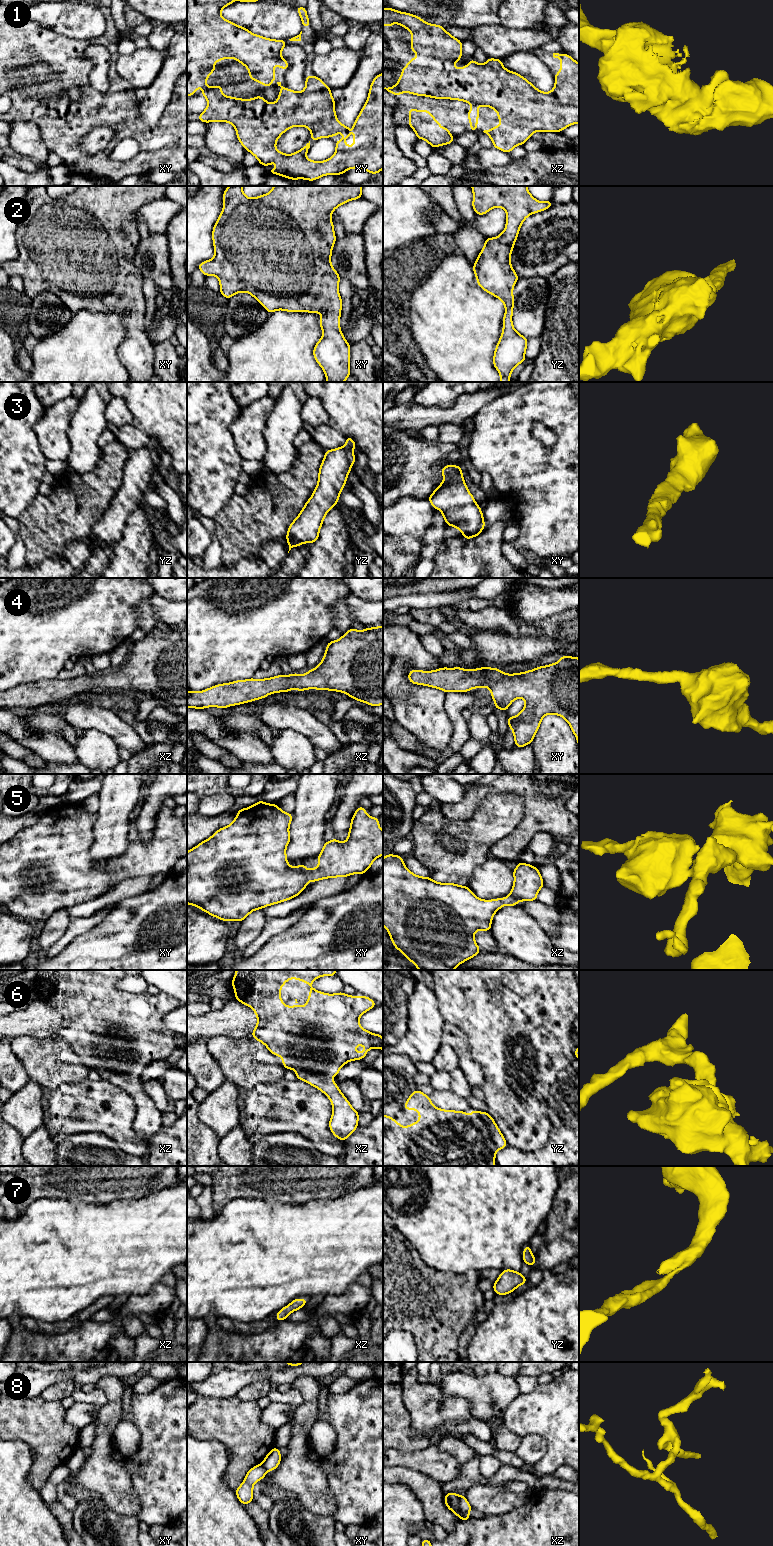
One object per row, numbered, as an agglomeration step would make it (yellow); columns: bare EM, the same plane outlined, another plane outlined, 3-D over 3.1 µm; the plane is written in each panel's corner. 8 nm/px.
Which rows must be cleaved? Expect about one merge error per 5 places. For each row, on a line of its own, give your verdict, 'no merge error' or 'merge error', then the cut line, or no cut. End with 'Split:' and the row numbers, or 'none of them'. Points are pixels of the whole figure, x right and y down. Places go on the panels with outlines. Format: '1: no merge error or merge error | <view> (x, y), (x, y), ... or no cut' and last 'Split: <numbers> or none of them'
1: no merge error | no cut
2: no merge error | no cut
3: no merge error | no cut
4: no merge error | no cut
5: no merge error | no cut
6: no merge error | no cut
7: no merge error | no cut
8: merge error | xz (460, 1496), (460, 1513), (458, 1515)
Split: 8

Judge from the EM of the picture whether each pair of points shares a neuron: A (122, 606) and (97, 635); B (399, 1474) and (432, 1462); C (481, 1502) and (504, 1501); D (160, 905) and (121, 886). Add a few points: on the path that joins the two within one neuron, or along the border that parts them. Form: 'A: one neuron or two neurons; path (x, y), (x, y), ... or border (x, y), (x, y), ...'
A: one neuron; path (115, 613), (104, 628)
B: two neurons; border (393, 1466), (404, 1466), (418, 1470), (433, 1479)
C: one neuron; path (487, 1501), (498, 1501)
D: two neurons; border (147, 889), (139, 894), (123, 898), (117, 904)

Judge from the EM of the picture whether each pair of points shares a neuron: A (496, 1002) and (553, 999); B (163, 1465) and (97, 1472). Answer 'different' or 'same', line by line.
A: same
B: different

